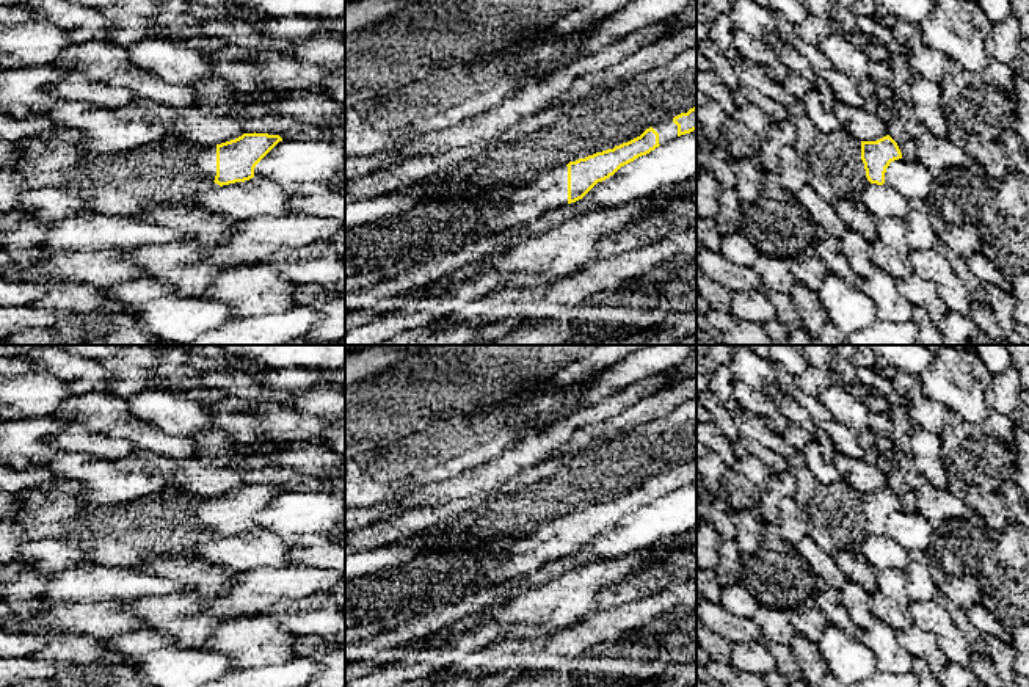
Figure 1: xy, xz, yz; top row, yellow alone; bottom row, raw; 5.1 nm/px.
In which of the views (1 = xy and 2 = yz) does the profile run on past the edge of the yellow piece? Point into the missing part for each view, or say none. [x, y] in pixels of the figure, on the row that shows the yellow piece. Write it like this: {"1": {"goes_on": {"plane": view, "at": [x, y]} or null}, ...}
{"1": {"goes_on": {"plane": "xy", "at": [206, 160]}}, "2": {"goes_on": null}}

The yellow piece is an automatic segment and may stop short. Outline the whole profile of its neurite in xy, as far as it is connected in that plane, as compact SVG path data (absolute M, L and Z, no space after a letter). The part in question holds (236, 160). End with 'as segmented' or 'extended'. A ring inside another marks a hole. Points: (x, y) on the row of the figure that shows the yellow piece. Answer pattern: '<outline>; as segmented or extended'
M243 133L242 136L202 147L196 157L199 174L220 187L254 177L256 165L279 143L279 135Z; extended

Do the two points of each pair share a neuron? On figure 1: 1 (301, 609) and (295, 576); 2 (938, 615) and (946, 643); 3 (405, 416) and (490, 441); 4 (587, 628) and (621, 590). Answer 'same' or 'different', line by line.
1: different
2: same
3: different
4: different

